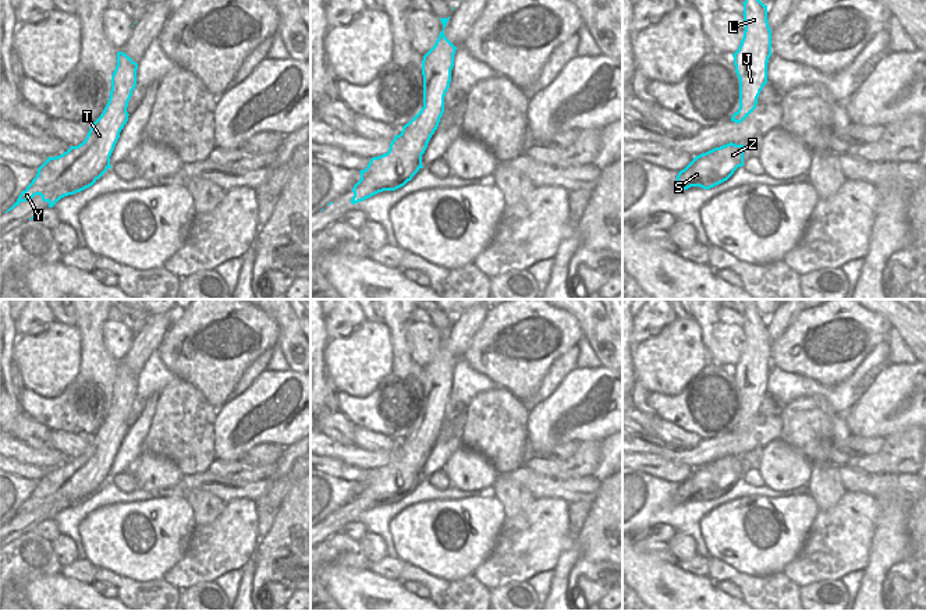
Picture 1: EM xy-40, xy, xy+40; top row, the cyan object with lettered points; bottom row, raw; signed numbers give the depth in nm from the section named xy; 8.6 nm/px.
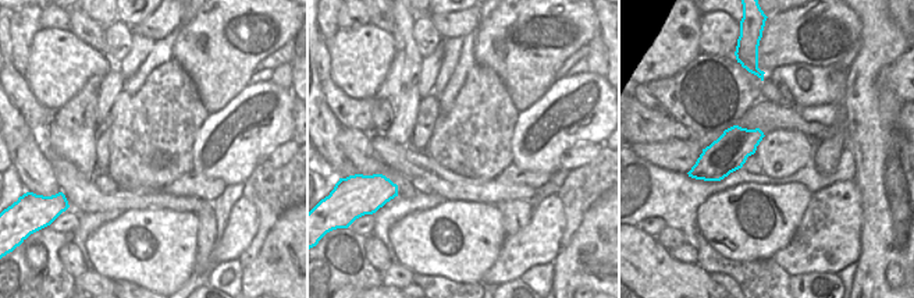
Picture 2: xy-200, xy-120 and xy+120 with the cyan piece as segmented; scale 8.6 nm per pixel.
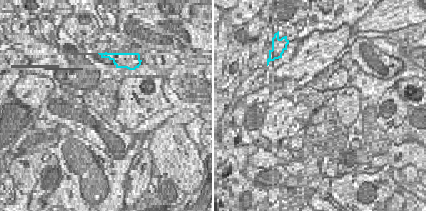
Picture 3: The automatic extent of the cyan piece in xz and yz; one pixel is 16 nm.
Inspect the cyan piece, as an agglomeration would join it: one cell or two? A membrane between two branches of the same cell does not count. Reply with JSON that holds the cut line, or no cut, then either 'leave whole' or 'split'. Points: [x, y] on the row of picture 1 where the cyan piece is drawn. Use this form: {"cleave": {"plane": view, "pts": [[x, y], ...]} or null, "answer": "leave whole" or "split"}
{"cleave": {"plane": "xy-40", "pts": [[110, 152], [100, 151], [99, 156], [89, 163], [92, 180]]}, "answer": "split"}

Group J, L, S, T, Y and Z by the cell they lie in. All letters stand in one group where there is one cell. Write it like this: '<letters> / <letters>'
J L S T Y / Z

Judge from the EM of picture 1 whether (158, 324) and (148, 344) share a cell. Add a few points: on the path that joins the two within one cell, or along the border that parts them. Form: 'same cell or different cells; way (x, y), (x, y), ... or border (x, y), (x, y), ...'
same cell; way (155, 329), (148, 340)

